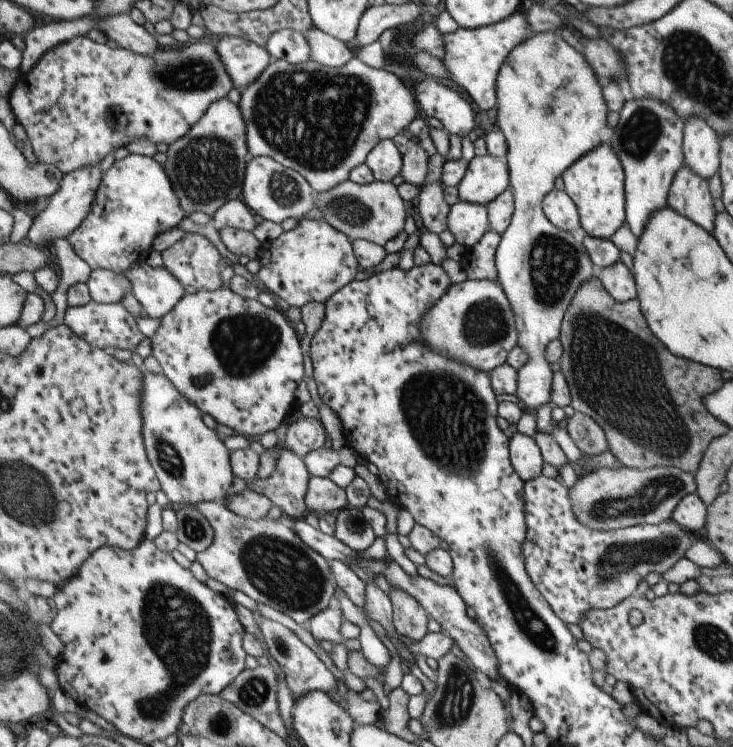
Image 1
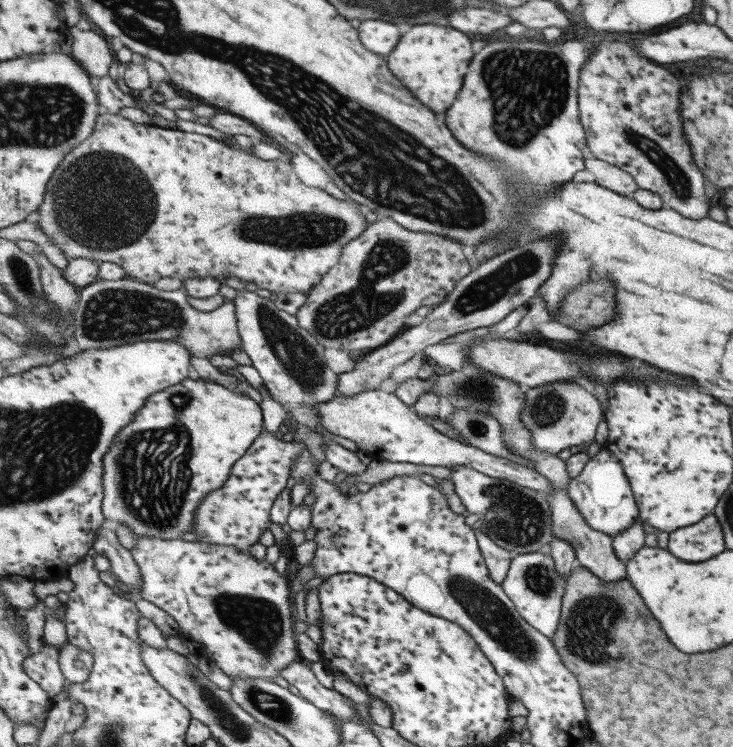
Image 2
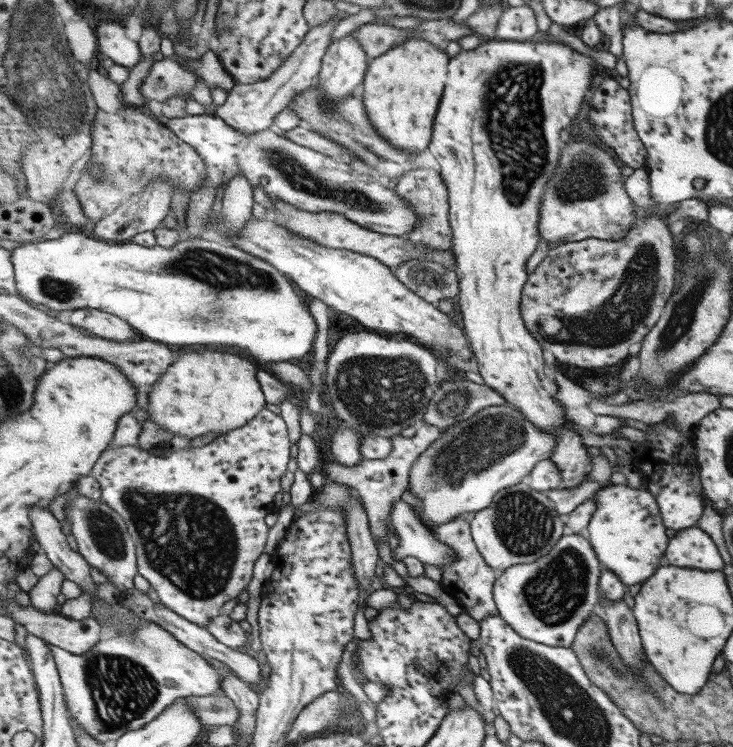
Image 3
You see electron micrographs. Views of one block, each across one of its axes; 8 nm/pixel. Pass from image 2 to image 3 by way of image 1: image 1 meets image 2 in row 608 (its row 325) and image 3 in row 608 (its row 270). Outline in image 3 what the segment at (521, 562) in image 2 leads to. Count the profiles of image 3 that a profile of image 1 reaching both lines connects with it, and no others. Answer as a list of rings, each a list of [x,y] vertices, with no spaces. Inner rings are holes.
[[[575,533],[563,536],[551,553],[538,561],[510,566],[494,584],[501,616],[523,637],[547,646],[571,647],[581,625],[601,601],[603,564],[590,540]]]

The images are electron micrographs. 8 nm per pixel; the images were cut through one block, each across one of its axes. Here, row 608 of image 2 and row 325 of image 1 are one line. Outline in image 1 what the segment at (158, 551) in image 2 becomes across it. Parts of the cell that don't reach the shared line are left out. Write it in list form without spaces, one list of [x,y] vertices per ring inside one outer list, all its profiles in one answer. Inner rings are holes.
[[[223,286],[216,291],[202,290],[195,294],[187,292],[171,312],[168,312],[161,319],[161,326],[151,338],[151,354],[159,362],[165,376],[182,392],[185,398],[189,399],[195,406],[198,406],[205,414],[209,414],[217,423],[224,424],[235,430],[239,435],[263,436],[273,430],[277,430],[287,416],[291,416],[299,406],[298,388],[300,382],[306,378],[305,362],[303,362],[303,348],[301,348],[301,338],[297,342],[297,332],[293,328],[293,323],[287,324],[285,312],[281,316],[279,308],[269,308],[259,299],[250,299],[237,294],[229,286]]]

